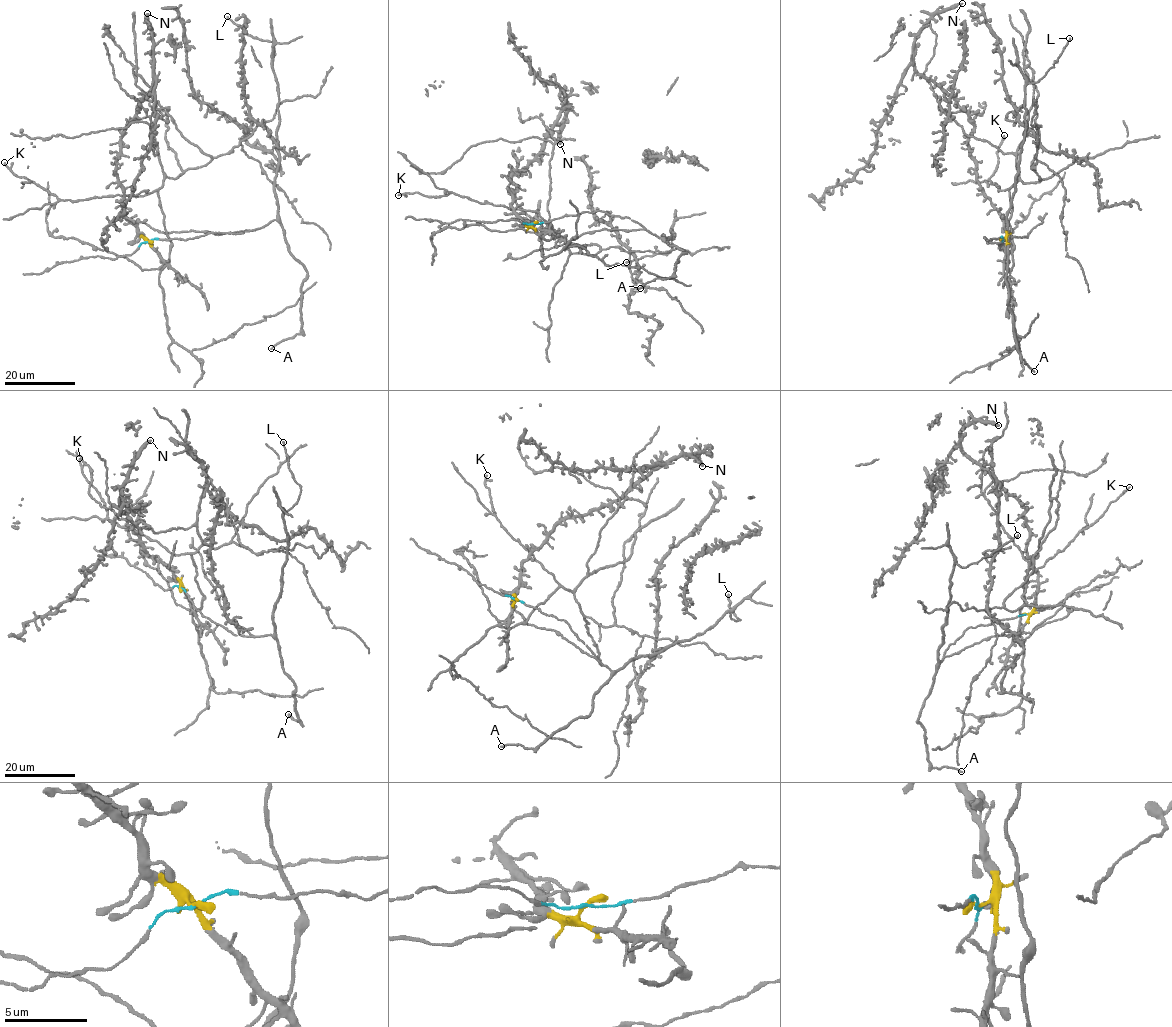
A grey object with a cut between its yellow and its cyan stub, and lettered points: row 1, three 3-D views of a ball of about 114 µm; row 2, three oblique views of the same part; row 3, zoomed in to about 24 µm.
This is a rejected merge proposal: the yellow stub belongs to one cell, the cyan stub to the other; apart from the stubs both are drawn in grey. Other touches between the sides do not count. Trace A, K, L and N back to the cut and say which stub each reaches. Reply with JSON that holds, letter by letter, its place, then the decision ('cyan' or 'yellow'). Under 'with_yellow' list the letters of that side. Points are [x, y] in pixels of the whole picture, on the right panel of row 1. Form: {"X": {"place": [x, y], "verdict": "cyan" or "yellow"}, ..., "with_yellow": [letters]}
{"A": {"place": [1034, 371], "verdict": "cyan"}, "K": {"place": [1004, 135], "verdict": "yellow"}, "L": {"place": [1069, 38], "verdict": "cyan"}, "N": {"place": [962, 3], "verdict": "yellow"}, "with_yellow": ["K", "N"]}

